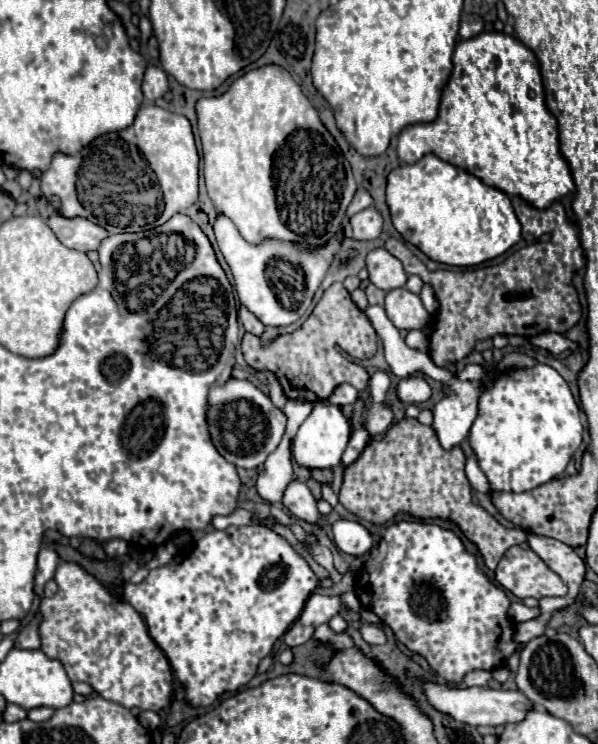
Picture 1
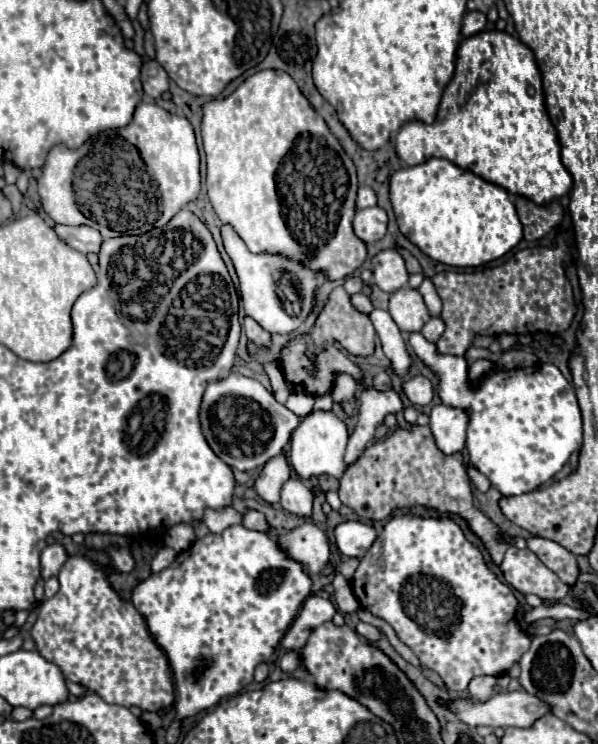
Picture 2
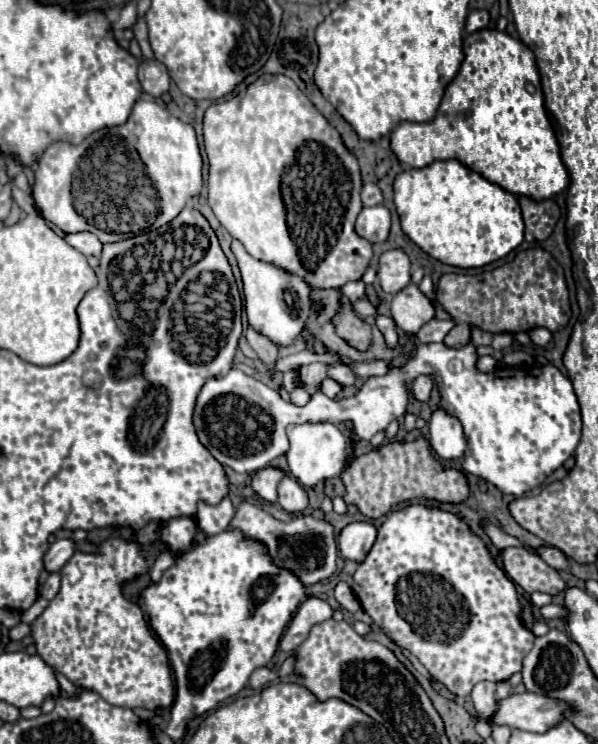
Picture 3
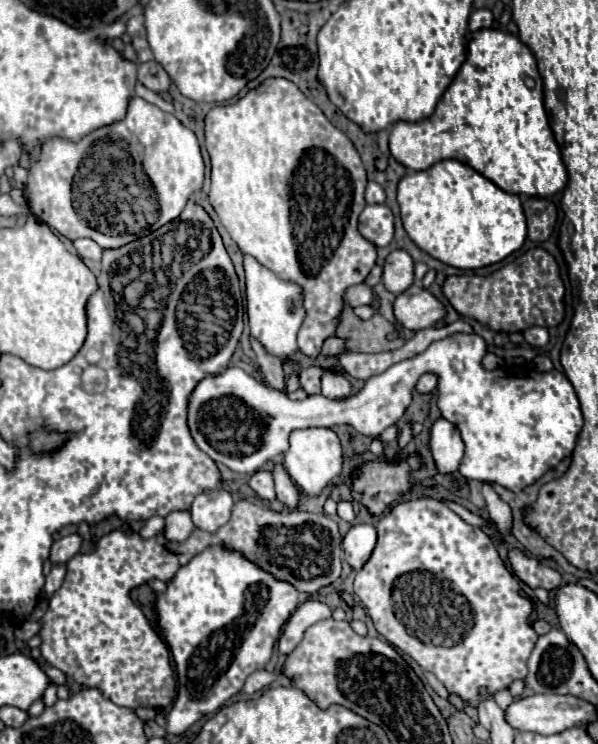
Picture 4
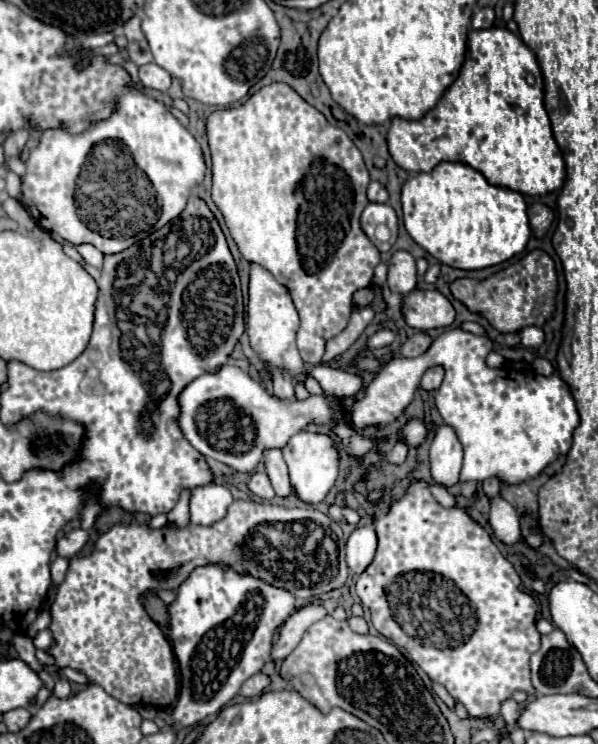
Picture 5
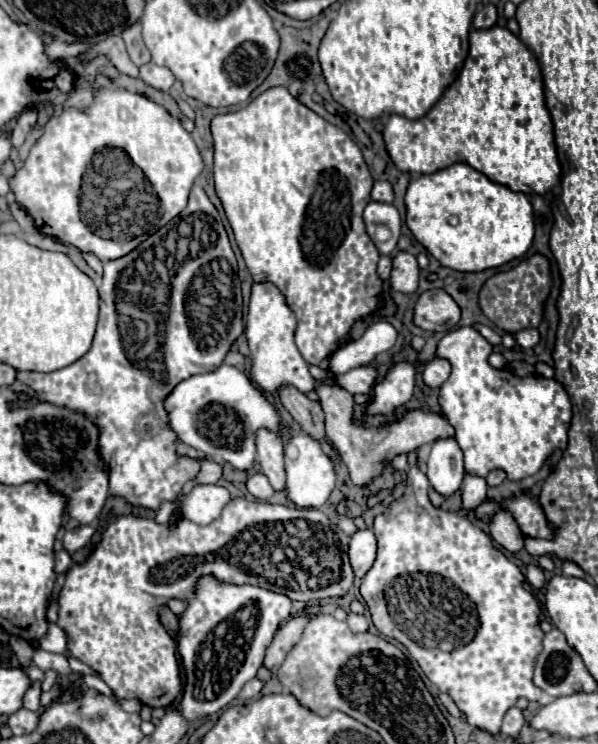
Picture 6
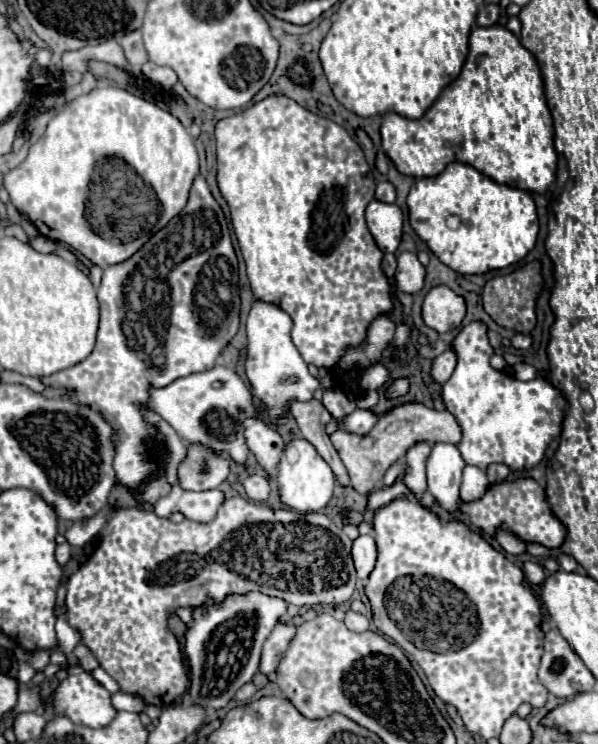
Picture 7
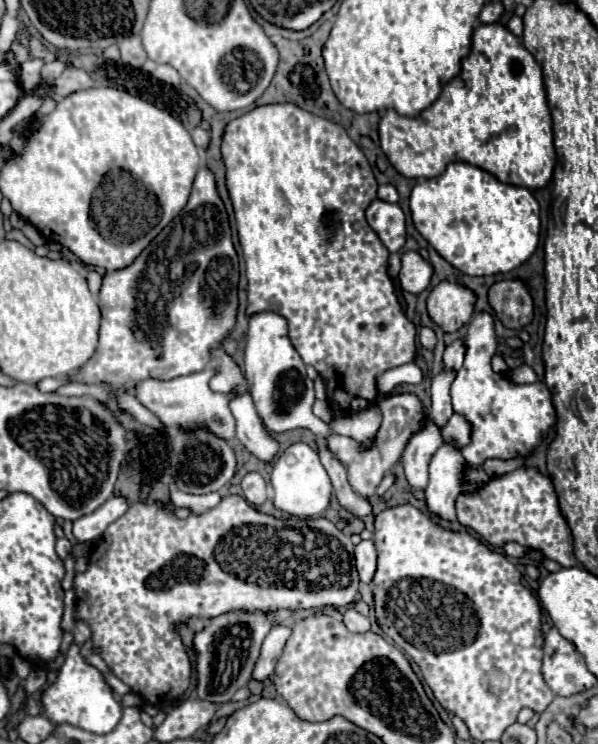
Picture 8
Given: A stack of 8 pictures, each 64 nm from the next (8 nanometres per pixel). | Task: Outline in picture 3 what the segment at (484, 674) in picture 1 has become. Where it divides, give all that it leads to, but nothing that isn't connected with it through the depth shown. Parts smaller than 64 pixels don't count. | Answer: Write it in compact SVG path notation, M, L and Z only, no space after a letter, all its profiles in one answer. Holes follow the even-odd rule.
M488 680L478 682L470 692L476 712L484 714L484 718L488 718L488 714L492 714L492 710L496 710L494 692L496 692L496 682L488 682Z

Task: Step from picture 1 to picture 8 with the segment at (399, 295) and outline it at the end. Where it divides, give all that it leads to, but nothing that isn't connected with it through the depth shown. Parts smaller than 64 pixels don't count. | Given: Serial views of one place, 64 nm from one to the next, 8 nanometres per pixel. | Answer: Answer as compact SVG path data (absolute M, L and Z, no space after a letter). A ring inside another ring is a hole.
M440 282L436 288L432 288L426 308L428 316L436 326L440 326L444 332L456 332L472 318L476 296L472 290L452 284L452 282Z

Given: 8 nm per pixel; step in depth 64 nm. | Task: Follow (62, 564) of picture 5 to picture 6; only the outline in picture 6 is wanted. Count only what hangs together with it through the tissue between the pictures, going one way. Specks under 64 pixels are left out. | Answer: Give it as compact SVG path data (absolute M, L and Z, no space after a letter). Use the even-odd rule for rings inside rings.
M60 550L58 554L56 554L56 564L54 564L54 572L56 574L62 574L62 572L66 572L68 570L68 566L72 564L72 558L70 558L70 554L66 552L66 550Z

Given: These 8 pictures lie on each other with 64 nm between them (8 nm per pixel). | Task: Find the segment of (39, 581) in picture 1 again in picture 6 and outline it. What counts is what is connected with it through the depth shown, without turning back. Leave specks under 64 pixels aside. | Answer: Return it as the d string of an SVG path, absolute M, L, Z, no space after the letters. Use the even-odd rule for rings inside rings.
M78 526L74 530L68 530L62 538L62 548L72 554L72 552L84 548L90 542L92 534L94 534L94 526Z

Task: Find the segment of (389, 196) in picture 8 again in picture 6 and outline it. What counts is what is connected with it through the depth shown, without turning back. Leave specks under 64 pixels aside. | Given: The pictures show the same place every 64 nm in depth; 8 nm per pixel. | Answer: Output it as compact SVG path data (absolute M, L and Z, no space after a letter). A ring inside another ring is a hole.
M374 182L374 188L370 192L370 198L376 202L392 202L394 194L392 194L392 186L390 182Z

